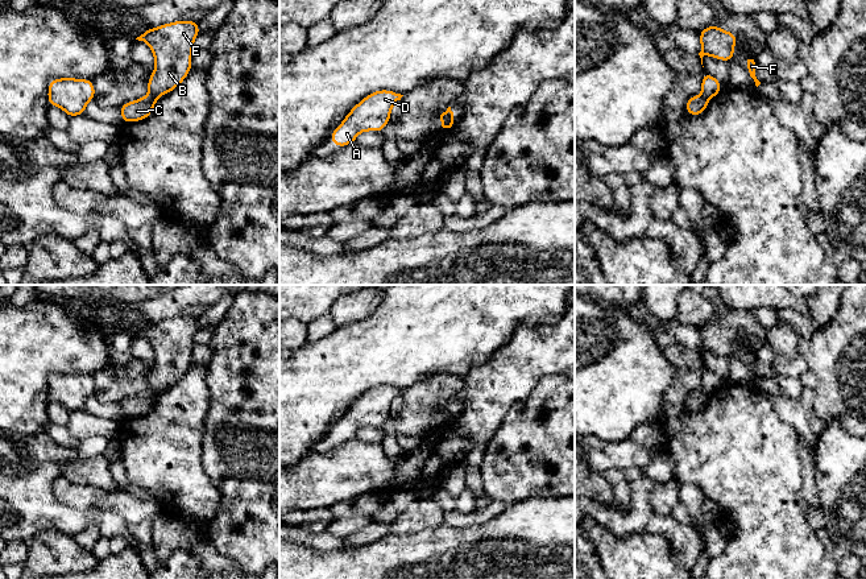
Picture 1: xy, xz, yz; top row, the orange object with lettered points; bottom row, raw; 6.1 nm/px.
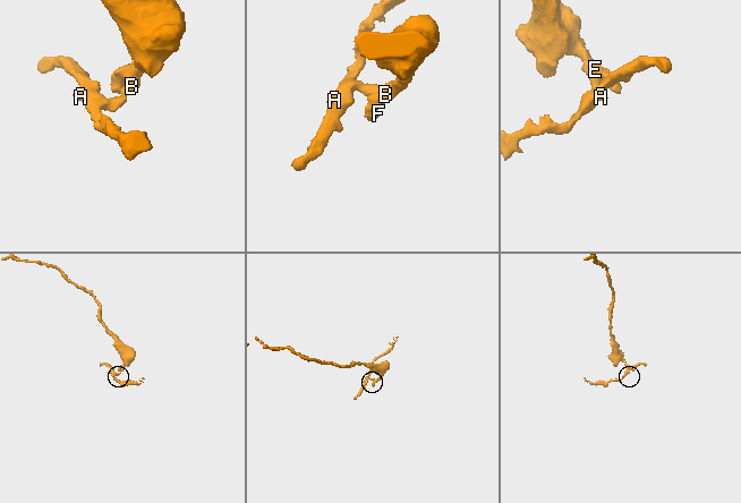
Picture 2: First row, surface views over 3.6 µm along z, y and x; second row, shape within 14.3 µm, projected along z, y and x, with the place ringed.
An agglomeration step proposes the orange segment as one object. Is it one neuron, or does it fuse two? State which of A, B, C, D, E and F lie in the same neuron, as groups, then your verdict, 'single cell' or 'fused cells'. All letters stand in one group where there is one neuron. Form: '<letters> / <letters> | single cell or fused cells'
A C D / B E F | fused cells

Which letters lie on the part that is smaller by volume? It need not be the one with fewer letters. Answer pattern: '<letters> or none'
A, C, D

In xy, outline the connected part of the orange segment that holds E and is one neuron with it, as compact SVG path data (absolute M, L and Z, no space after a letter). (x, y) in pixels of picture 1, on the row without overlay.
M182 315L146 324L136 334L150 342L156 356L148 376L149 390L169 389L185 376L192 363L192 338L199 330L199 318Z

